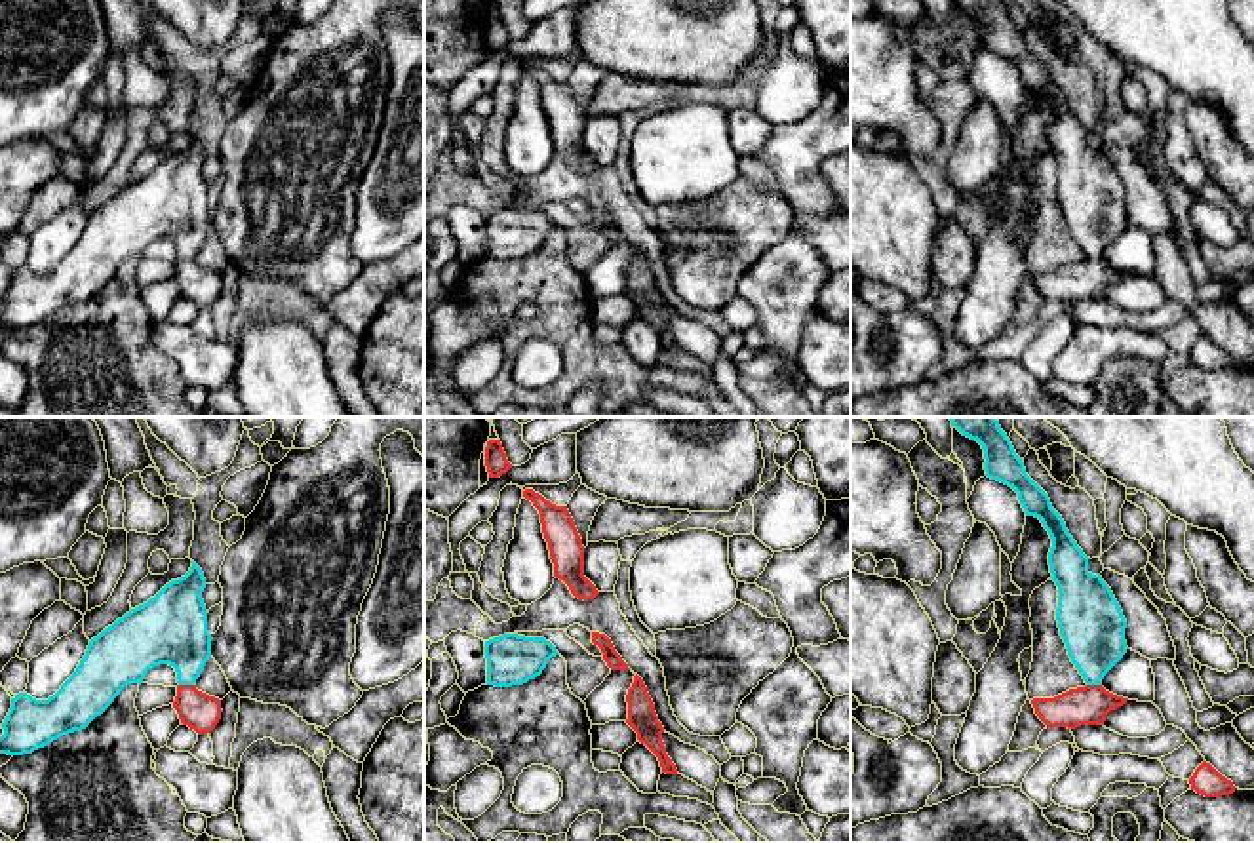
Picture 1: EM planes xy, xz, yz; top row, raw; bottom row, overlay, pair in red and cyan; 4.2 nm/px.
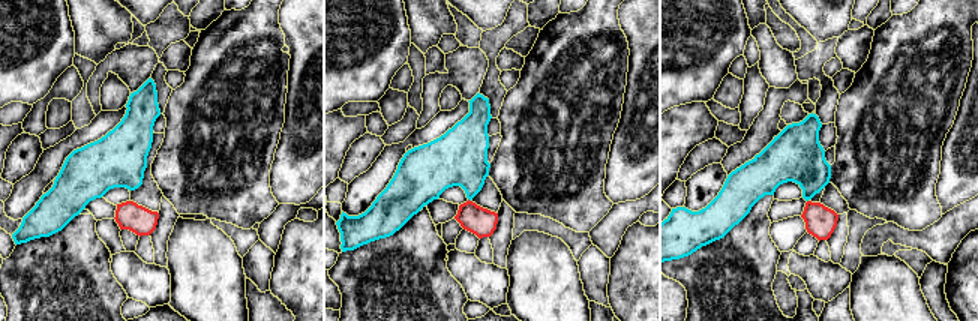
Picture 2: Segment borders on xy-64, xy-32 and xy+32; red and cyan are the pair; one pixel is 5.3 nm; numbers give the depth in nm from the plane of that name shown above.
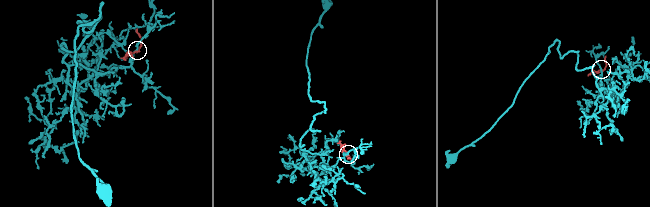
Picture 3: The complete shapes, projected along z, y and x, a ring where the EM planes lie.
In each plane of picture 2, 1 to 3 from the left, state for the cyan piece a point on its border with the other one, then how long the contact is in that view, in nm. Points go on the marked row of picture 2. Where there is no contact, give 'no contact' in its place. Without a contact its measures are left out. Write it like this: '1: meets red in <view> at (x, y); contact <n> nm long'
1: no contact
2: no contact
3: no contact

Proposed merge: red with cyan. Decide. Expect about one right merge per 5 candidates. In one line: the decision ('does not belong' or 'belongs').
does not belong

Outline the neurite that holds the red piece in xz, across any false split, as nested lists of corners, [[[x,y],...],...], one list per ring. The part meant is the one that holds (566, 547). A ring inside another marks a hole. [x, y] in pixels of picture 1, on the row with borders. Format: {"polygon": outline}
{"polygon": [[[525,489],[523,497],[540,514],[542,533],[554,563],[554,577],[563,580],[575,598],[584,601],[594,599],[599,592],[584,577],[584,546],[567,506],[556,506],[533,489]]]}

